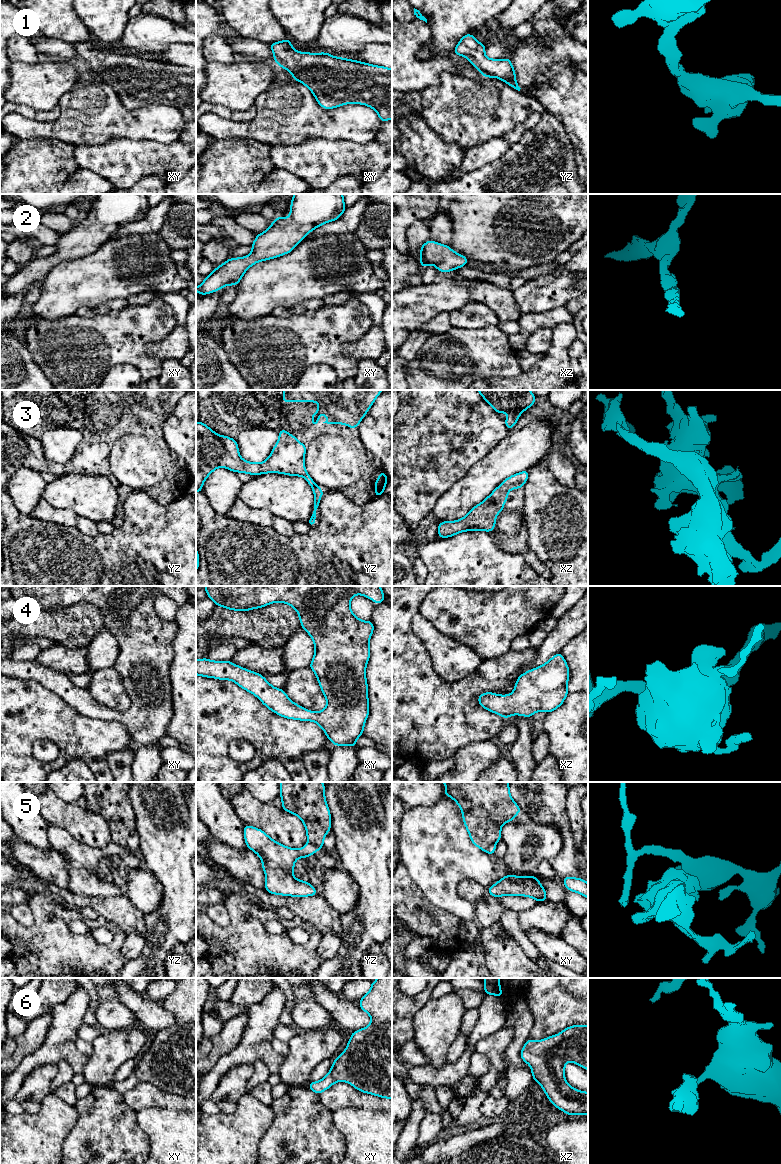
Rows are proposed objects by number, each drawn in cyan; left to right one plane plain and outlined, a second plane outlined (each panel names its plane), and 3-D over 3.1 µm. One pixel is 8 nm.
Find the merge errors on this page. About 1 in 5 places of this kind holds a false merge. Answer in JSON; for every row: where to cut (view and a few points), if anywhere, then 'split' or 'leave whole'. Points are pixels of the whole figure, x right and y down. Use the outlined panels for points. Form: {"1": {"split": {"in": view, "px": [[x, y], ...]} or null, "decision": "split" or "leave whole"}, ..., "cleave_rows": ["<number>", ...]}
{"1": {"split": null, "decision": "leave whole"}, "2": {"split": null, "decision": "leave whole"}, "3": {"split": null, "decision": "leave whole"}, "4": {"split": null, "decision": "leave whole"}, "5": {"split": {"in": "yz", "px": [[308, 843], [319, 849]]}, "decision": "split"}, "6": {"split": null, "decision": "leave whole"}, "cleave_rows": ["5"]}

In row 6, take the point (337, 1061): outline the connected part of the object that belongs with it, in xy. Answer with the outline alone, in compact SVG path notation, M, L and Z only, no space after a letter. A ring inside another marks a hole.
M378 978L371 983L370 991L359 1001L360 1008L369 1014L371 1023L351 1033L346 1049L335 1060L327 1075L318 1082L310 1082L308 1089L321 1094L336 1082L347 1082L355 1089L392 1100L392 978Z

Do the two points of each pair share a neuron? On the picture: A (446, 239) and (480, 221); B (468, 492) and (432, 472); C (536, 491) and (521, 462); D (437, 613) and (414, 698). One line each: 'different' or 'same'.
A: different
B: different
C: different
D: different

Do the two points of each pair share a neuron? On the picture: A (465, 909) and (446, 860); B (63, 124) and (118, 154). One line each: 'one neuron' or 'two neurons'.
A: one neuron
B: two neurons

